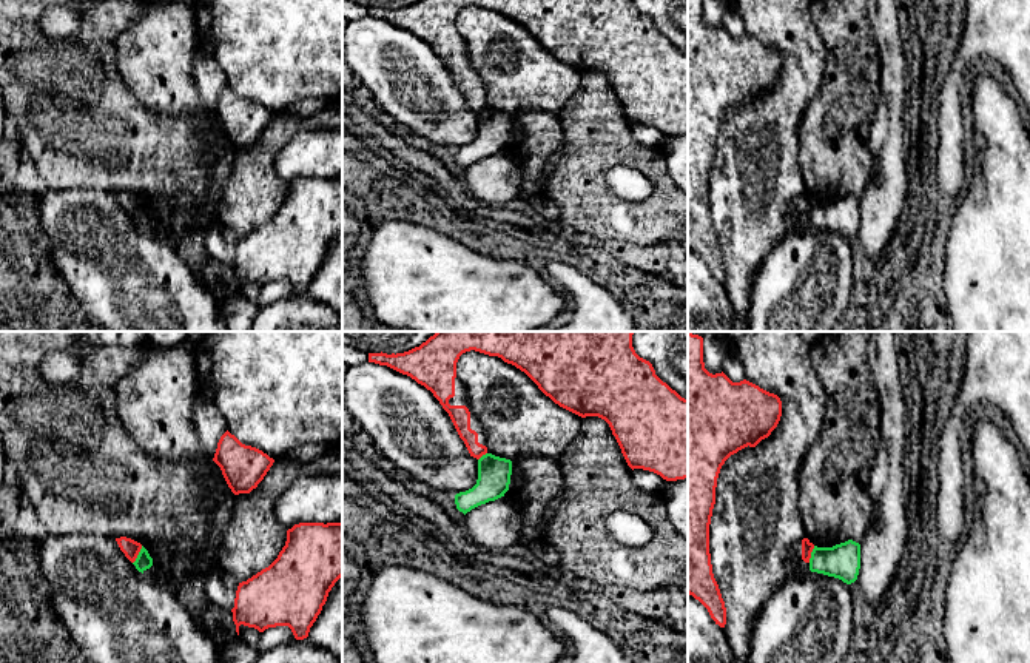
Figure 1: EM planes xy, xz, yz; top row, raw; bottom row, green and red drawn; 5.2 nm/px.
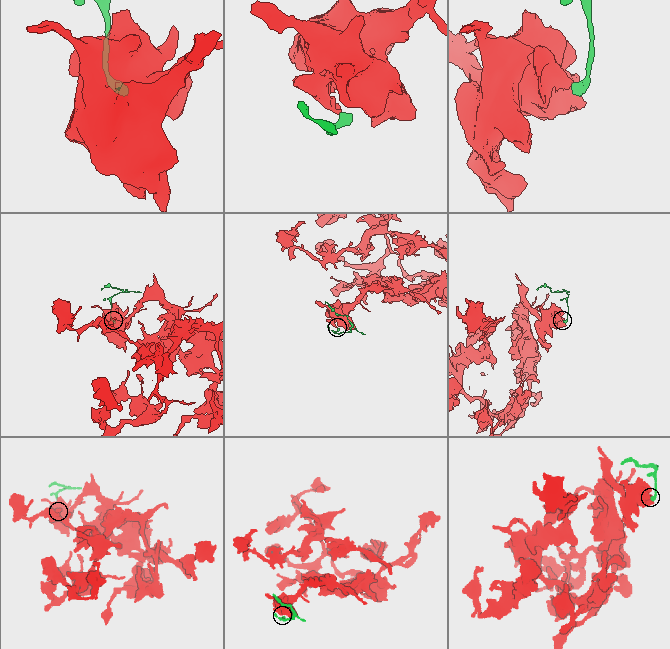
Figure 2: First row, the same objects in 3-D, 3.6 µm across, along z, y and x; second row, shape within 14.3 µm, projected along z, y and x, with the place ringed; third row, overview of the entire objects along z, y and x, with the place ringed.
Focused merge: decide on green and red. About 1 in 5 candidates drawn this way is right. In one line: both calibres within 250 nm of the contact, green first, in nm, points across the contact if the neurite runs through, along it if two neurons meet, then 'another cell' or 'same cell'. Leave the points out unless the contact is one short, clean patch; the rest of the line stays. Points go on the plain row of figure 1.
90/90 nm | along xy (142, 201), (133, 218) | another cell

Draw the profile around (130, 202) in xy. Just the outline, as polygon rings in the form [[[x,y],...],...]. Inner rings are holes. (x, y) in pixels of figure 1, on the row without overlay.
[[[120,191],[120,193],[116,193],[120,205],[125,208],[125,211],[134,217],[140,204],[142,204],[142,199],[131,194],[131,193],[126,193],[126,191]]]

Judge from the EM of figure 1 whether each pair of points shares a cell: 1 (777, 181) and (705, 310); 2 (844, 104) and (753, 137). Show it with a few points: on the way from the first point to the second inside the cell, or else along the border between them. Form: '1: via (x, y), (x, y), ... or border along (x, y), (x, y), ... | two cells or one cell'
1: border along (722, 282), (736, 315) | two cells
2: border along (819, 88), (802, 116), (797, 154) | two cells

